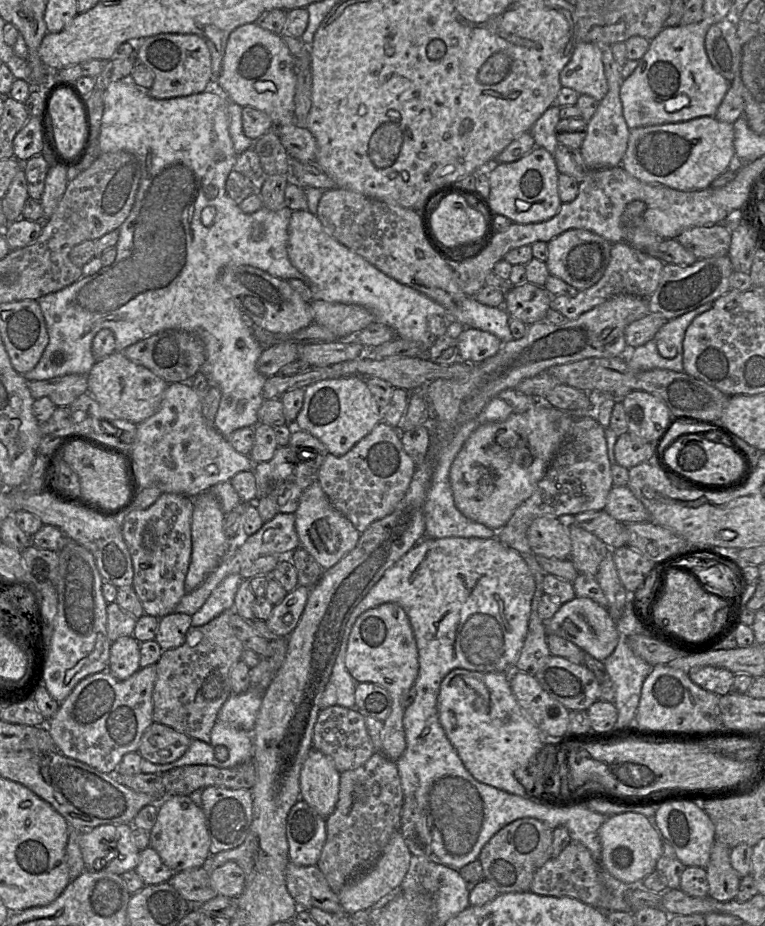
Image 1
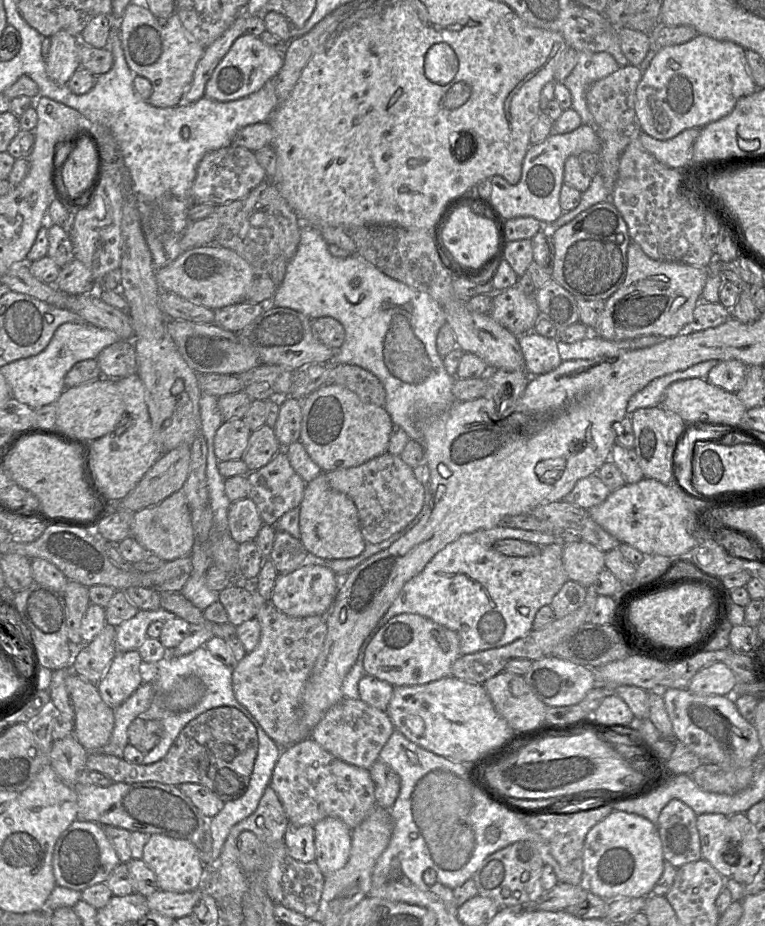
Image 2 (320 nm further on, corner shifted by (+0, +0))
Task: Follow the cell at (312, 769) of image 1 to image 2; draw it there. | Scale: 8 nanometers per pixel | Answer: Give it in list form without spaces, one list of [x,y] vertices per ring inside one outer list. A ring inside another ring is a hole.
[[[327,817],[314,826],[316,859],[324,876],[343,868],[350,856],[351,831],[340,819]]]

